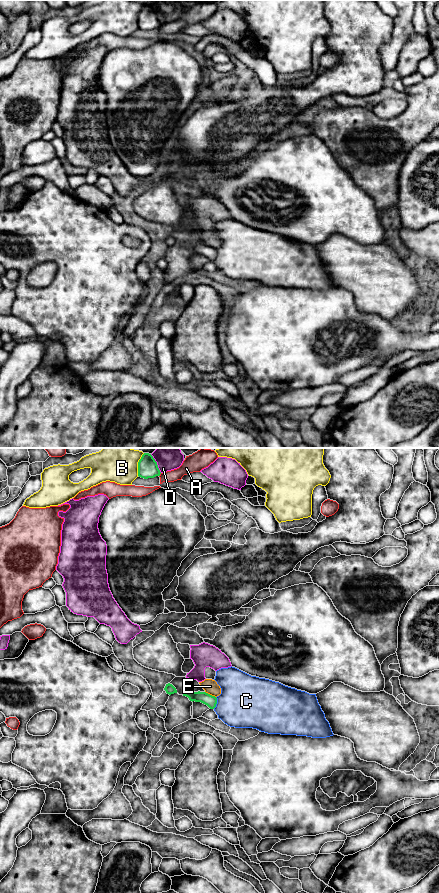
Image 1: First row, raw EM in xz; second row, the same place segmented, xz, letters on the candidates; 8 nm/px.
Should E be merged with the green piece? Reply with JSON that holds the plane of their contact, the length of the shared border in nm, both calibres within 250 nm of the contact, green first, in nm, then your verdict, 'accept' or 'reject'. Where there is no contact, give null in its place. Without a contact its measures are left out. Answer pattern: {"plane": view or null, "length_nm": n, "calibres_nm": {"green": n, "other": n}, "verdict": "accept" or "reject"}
{"plane": "xz", "length_nm": 100, "calibres_nm": {"green": 90, "other": 120}, "verdict": "reject"}

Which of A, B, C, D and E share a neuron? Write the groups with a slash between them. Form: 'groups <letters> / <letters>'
groups A / B / C / D E

